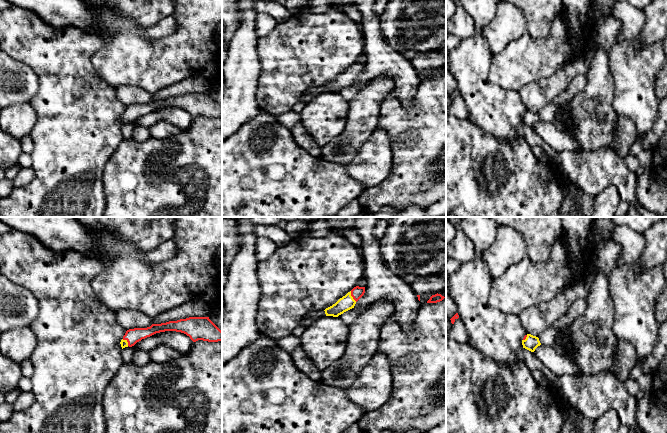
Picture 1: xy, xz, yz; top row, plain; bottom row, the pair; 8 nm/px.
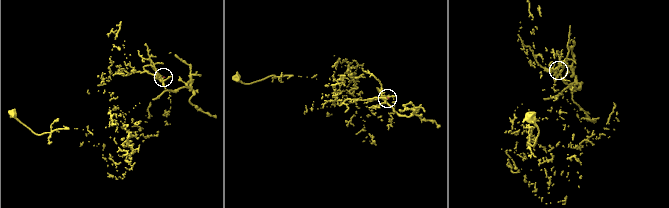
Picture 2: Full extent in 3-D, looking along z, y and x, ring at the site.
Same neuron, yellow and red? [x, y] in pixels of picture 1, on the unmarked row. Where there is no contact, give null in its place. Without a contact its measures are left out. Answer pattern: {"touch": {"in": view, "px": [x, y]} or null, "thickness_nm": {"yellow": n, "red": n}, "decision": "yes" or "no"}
{"touch": {"in": "xz", "px": [351, 72]}, "thickness_nm": {"yellow": 120, "red": 100}, "decision": "yes"}

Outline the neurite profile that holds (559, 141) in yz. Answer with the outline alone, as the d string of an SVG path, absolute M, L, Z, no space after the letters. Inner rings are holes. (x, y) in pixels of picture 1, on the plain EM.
M540 121L535 125L533 130L557 153L562 151L576 151L579 147L579 144L575 139L560 132L553 122Z

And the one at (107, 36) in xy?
M98 28L98 29L87 29L84 31L91 35L99 37L104 42L104 45L110 43L116 36L119 35L117 29L115 29L114 31L105 31L103 29Z

